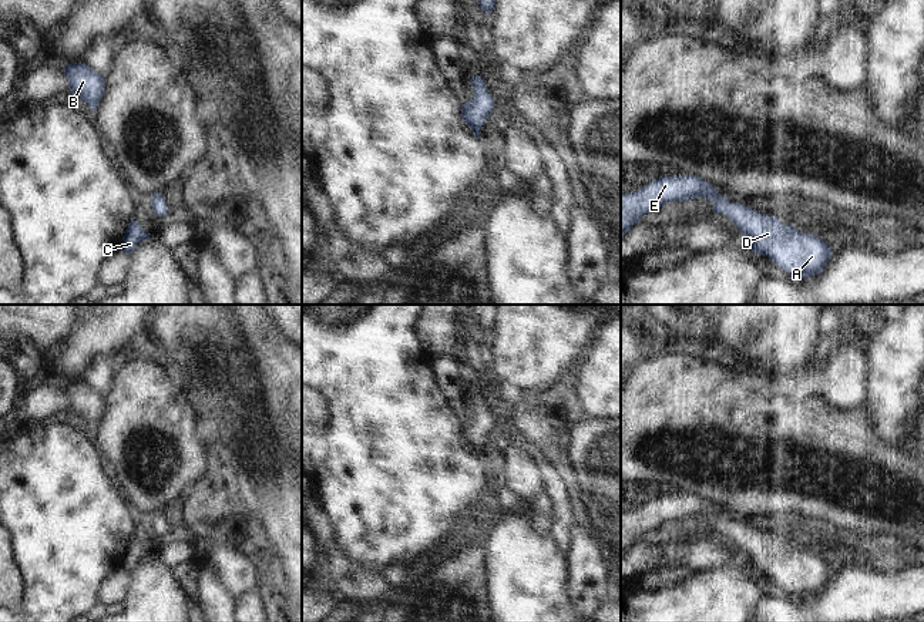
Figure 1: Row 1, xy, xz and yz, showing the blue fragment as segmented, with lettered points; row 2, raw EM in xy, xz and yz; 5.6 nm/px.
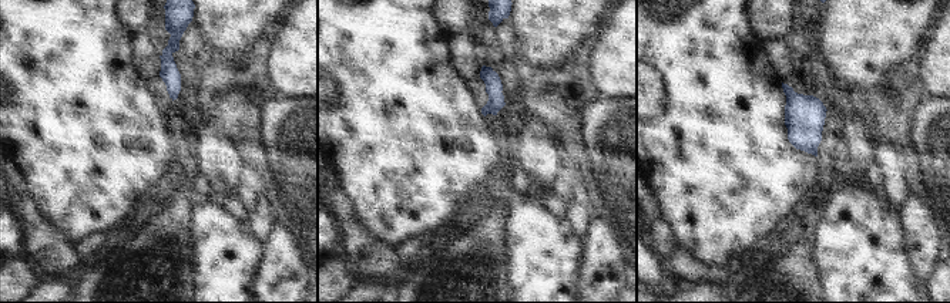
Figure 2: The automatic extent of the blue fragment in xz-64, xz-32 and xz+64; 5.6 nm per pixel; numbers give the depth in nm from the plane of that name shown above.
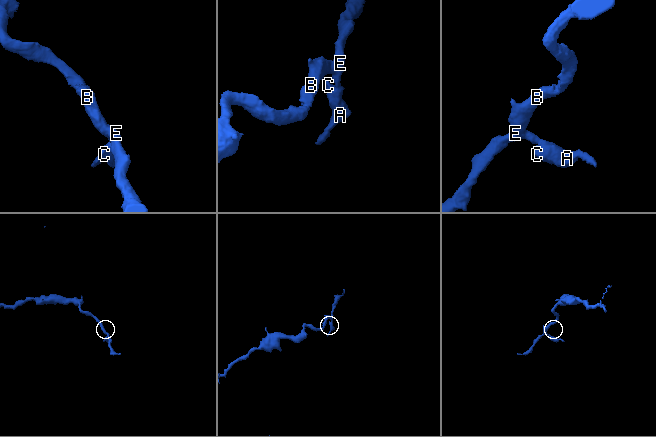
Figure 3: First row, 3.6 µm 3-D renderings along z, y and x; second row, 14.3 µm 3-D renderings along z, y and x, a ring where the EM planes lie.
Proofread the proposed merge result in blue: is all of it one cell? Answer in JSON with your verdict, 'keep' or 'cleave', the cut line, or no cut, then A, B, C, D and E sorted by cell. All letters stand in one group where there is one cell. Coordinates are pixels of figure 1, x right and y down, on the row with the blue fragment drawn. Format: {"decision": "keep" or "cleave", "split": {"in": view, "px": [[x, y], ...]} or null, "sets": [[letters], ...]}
{"decision": "keep", "split": null, "sets": [["A", "B", "C", "D", "E"]]}

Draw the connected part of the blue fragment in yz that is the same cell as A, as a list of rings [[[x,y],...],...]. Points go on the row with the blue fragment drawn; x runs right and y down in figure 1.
[[[685,174],[659,176],[632,194],[621,194],[621,238],[639,219],[668,202],[709,199],[713,214],[726,215],[749,239],[749,251],[767,256],[789,276],[816,276],[833,256],[830,246],[812,233],[799,232],[794,225],[783,225],[776,216],[765,215],[737,202],[729,204],[705,179]]]

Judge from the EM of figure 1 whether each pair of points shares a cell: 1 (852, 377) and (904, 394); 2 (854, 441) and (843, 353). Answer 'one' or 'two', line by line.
1: two
2: two

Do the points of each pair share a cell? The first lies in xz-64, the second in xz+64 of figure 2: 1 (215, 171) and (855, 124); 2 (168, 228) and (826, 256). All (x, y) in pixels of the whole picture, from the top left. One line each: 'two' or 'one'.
1: one
2: two

